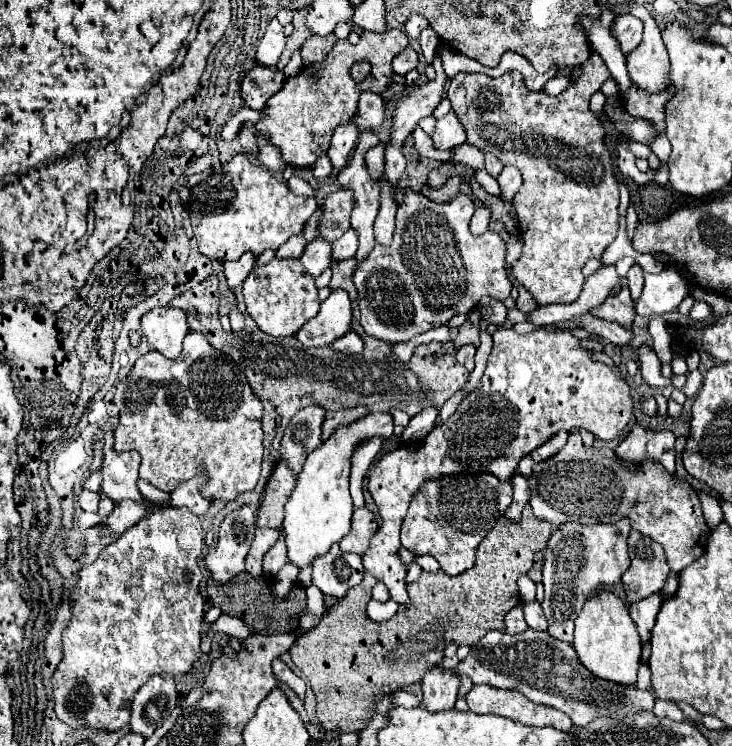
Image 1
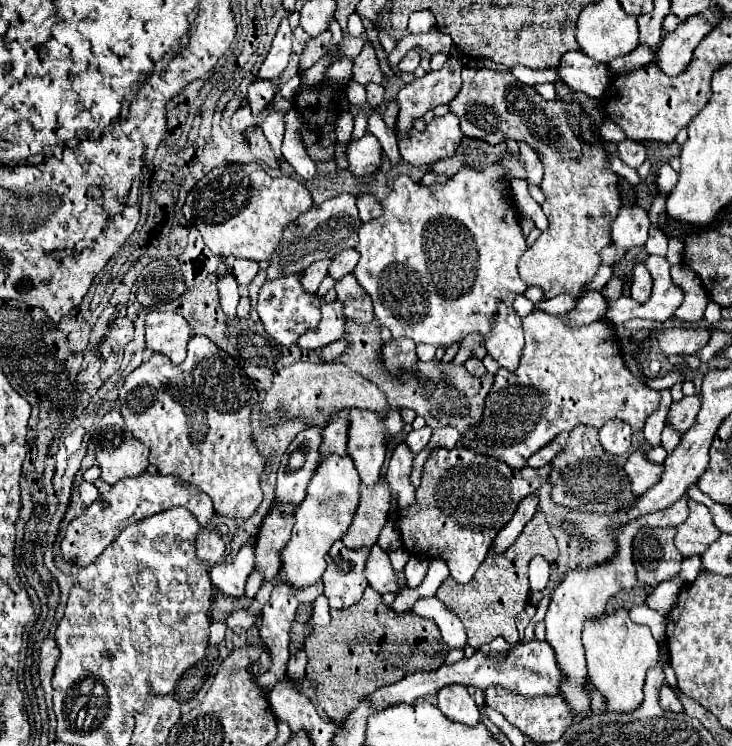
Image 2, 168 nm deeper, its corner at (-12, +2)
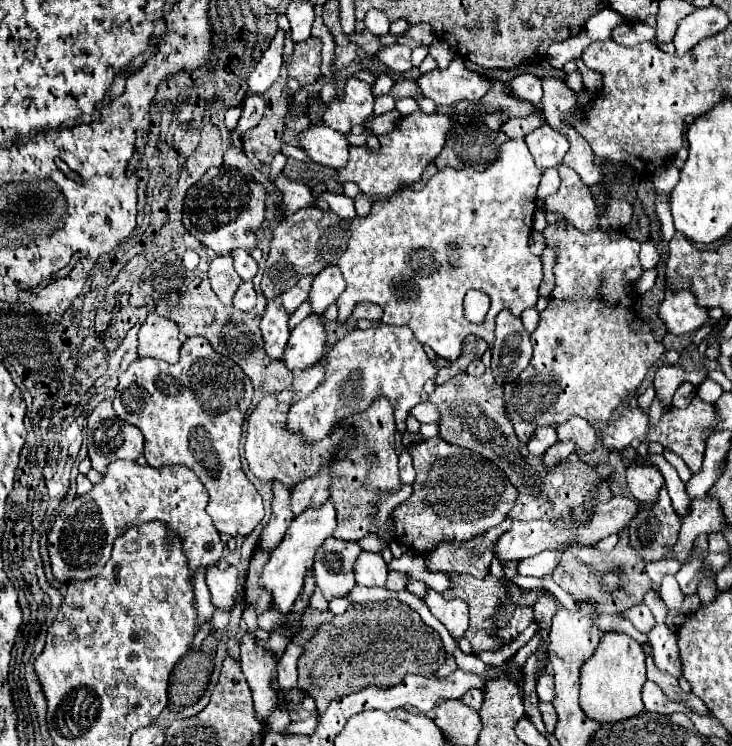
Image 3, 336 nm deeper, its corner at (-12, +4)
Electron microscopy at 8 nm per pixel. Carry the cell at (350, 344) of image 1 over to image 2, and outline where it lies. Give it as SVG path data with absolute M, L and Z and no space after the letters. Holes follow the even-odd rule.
M336 340L336 342L332 342L332 344L328 344L328 346L324 346L324 348L320 350L320 358L322 358L324 362L334 362L334 360L344 352L344 346L346 346L344 340Z

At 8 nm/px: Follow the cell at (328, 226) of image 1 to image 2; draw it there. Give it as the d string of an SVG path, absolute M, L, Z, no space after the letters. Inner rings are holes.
M340 194L340 196L334 196L318 206L312 206L308 212L300 214L300 218L296 218L296 222L292 222L284 230L282 240L280 240L278 248L274 250L270 264L266 268L268 280L302 274L316 260L324 260L324 258L332 260L342 250L354 248L360 226L362 226L362 220L358 216L356 198L352 194Z

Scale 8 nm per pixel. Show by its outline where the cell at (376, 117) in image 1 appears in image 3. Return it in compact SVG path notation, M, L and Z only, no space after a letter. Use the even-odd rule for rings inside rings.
M348 78L340 98L330 102L330 106L326 108L324 124L328 124L332 130L344 132L344 128L350 128L350 118L362 122L368 120L372 114L374 114L372 86L368 82Z

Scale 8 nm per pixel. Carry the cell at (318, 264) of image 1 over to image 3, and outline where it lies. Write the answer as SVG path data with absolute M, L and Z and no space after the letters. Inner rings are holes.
M302 276L300 282L298 282L294 288L290 288L288 292L284 292L284 294L280 296L280 300L282 300L282 304L284 304L284 308L286 308L288 312L294 312L294 310L308 298L312 280L314 280L314 276Z

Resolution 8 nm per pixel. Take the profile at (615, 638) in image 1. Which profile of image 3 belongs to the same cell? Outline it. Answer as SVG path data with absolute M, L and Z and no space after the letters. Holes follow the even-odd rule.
M606 632L600 638L596 652L584 660L580 668L580 706L600 724L620 722L632 718L644 710L640 700L642 686L646 682L646 654L644 646L634 638L618 632Z

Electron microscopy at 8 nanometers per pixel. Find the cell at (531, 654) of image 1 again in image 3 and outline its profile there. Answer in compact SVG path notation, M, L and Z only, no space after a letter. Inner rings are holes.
M542 670L538 676L538 682L536 682L536 692L538 692L538 698L542 702L552 702L552 698L554 698L554 690L552 690L554 680L552 680L552 676L550 678L548 676L550 674L546 670Z

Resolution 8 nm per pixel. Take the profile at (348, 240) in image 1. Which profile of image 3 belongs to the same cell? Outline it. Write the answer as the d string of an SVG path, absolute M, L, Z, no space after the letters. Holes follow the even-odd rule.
M328 266L324 268L324 272L320 272L314 282L312 282L312 290L310 290L310 304L312 310L316 314L324 314L326 308L344 292L346 284L344 278L340 276L340 268L336 266Z

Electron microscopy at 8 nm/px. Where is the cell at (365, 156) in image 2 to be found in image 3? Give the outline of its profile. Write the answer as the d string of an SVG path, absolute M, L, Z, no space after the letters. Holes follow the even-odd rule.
M312 126L308 132L300 134L298 140L316 164L340 170L348 162L348 148L352 146L348 134L336 132L328 126Z

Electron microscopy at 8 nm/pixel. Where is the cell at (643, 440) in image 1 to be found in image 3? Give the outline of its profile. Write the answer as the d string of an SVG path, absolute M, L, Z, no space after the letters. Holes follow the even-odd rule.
M628 466L626 482L632 496L640 502L654 502L656 492L664 484L664 478L656 466Z

